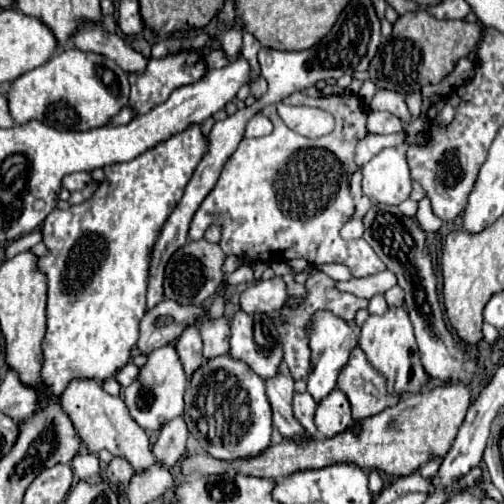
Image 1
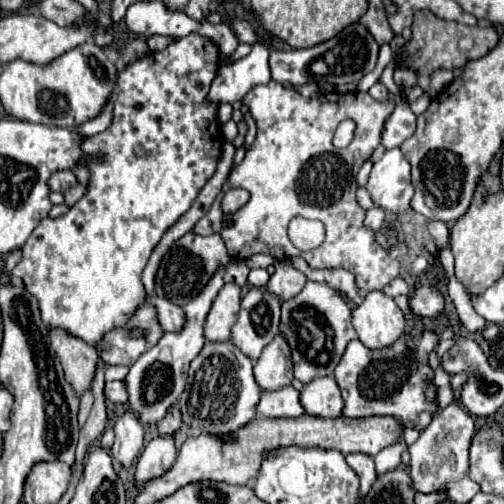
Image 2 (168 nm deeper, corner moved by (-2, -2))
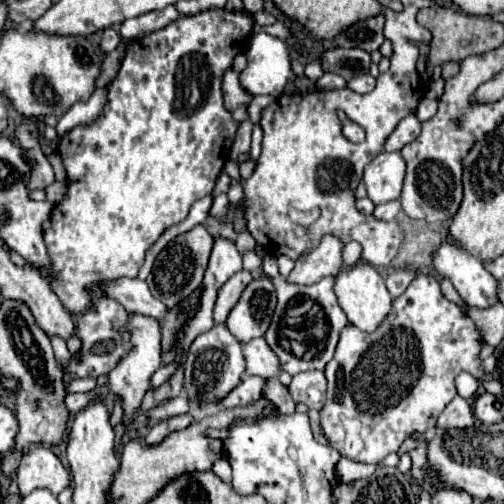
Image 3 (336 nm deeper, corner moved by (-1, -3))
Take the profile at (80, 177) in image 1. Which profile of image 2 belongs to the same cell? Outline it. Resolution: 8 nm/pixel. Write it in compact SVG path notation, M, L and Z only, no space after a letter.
M55 171L47 181L51 191L67 191L69 187L73 187L73 183L77 183L77 179L71 171Z

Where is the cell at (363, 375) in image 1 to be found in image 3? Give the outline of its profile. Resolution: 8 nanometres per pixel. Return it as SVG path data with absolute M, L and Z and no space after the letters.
M416 276L408 290L392 302L392 314L376 332L366 334L356 326L348 326L340 332L336 354L324 370L328 378L328 394L326 406L320 410L320 426L330 438L332 448L356 462L382 462L390 452L396 452L410 434L422 434L436 424L438 414L456 396L454 378L462 370L478 380L484 378L478 360L480 348L482 336L478 328L454 302L442 296L438 280L432 276Z

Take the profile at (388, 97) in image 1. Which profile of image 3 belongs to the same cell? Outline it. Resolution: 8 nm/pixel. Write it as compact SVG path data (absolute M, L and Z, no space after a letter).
M370 74L356 76L348 82L348 88L358 92L358 94L368 94L368 92L372 92L372 88L376 88L376 78L372 78Z

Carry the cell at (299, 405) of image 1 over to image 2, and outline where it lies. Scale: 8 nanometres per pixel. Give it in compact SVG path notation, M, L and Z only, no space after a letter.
M287 385L277 391L263 391L257 403L257 413L263 417L277 415L277 417L297 417L303 415L303 407L297 399L297 391Z

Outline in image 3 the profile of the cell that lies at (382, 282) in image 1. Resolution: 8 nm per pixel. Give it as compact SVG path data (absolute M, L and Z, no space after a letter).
M256 338L242 346L244 358L246 358L246 372L250 376L260 376L266 380L272 380L280 374L280 360L276 360L276 354L272 348L268 348L264 338Z

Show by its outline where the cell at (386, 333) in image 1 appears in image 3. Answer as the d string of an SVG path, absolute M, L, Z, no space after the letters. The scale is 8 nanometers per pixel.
M360 262L354 268L342 270L336 276L334 292L338 296L338 304L342 306L344 314L348 316L350 324L360 328L362 332L374 332L384 322L384 318L388 318L388 312L392 312L392 296L386 290L384 278L370 264Z

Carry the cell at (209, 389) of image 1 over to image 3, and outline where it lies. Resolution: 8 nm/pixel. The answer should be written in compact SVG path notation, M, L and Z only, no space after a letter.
M214 324L210 332L200 334L192 342L184 366L184 390L188 400L196 406L218 404L224 396L228 396L228 392L232 392L232 388L236 388L236 384L240 384L246 370L242 344L228 332L224 324Z

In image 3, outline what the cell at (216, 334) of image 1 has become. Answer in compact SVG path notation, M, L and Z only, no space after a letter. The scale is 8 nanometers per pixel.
M240 270L236 272L218 292L218 300L214 306L214 322L216 324L226 324L228 320L228 312L236 306L236 300L240 300L240 292L244 292L244 288L252 282L250 272Z

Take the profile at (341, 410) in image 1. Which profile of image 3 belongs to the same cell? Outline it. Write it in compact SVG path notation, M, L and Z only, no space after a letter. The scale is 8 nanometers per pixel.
M302 372L292 378L292 384L288 386L290 394L296 404L306 404L308 408L324 408L324 396L326 396L326 376L324 372Z

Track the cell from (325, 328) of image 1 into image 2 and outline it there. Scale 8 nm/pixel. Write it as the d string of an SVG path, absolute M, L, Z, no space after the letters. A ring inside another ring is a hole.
M309 281L299 295L283 301L281 309L283 309L281 333L291 349L295 379L299 379L301 383L309 383L309 379L315 379L321 375L331 375L333 369L337 367L347 343L357 339L357 333L349 319L351 309L345 301L345 295L327 283ZM315 341L319 341L319 347L313 345ZM319 351L329 353L329 359L325 363L317 363Z

